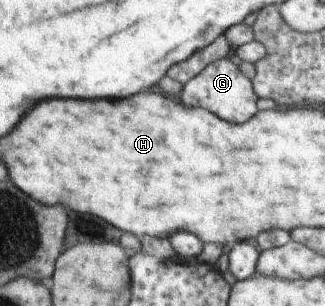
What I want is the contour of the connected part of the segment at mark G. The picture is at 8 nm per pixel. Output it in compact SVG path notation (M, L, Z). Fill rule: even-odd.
M220 59L206 65L193 79L182 85L179 103L190 108L203 108L229 123L245 123L257 112L257 94L238 65L229 59Z

